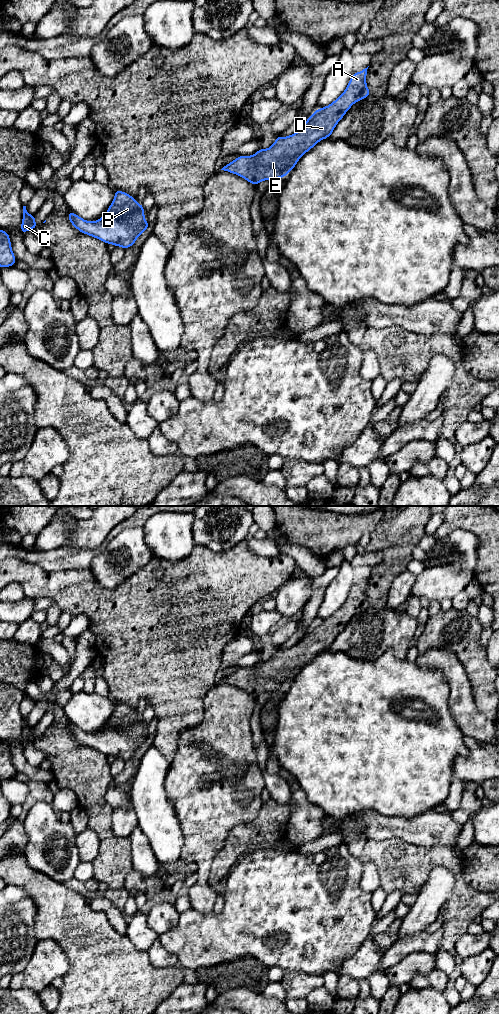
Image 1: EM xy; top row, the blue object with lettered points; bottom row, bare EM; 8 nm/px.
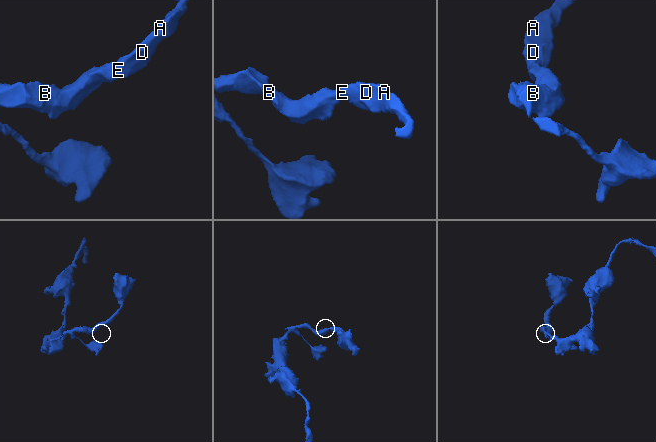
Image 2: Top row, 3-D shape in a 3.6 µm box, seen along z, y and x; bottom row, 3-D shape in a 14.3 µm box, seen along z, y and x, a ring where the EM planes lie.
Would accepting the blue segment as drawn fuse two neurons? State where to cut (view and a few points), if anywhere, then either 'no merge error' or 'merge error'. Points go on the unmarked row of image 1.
no cut | no merge error

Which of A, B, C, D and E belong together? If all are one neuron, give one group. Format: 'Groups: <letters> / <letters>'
Groups: A B C D E

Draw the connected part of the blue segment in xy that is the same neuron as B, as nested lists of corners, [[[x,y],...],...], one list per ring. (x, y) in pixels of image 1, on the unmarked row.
[[[114,702],[114,704],[113,714],[99,732],[86,733],[71,722],[68,730],[81,745],[107,756],[128,761],[146,740],[150,740],[150,737],[145,732],[143,717],[123,703]]]

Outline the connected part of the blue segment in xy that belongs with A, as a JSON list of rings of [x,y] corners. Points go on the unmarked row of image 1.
[[[367,580],[354,585],[341,608],[330,617],[318,620],[294,646],[278,648],[271,659],[251,668],[238,668],[221,682],[239,687],[258,697],[263,692],[289,689],[298,672],[319,653],[331,648],[338,634],[351,618],[371,607],[367,596]]]

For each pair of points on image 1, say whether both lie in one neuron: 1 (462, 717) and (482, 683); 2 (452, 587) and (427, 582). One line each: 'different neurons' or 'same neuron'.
1: different neurons
2: same neuron

